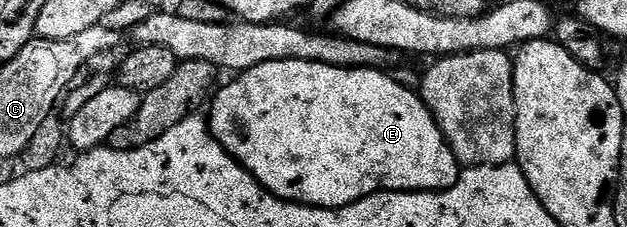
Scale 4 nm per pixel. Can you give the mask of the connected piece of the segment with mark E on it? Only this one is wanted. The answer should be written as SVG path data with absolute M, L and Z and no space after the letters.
M269 61L265 65L257 65L253 69L236 74L232 78L235 80L228 87L218 88L210 104L212 107L209 126L216 141L249 171L266 191L272 191L277 198L290 203L303 203L306 207L324 207L334 211L336 207L356 203L365 197L376 195L379 191L447 191L459 179L459 160L422 98L416 92L414 95L405 84L390 79L385 72L386 70L374 67L334 67L313 61Z

